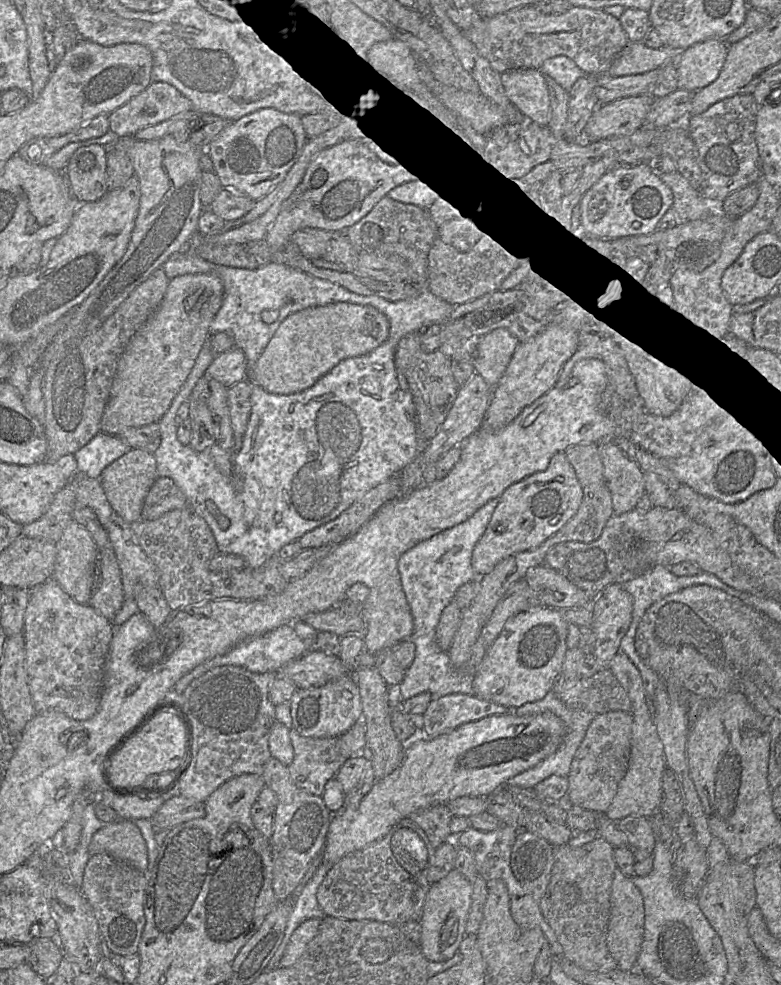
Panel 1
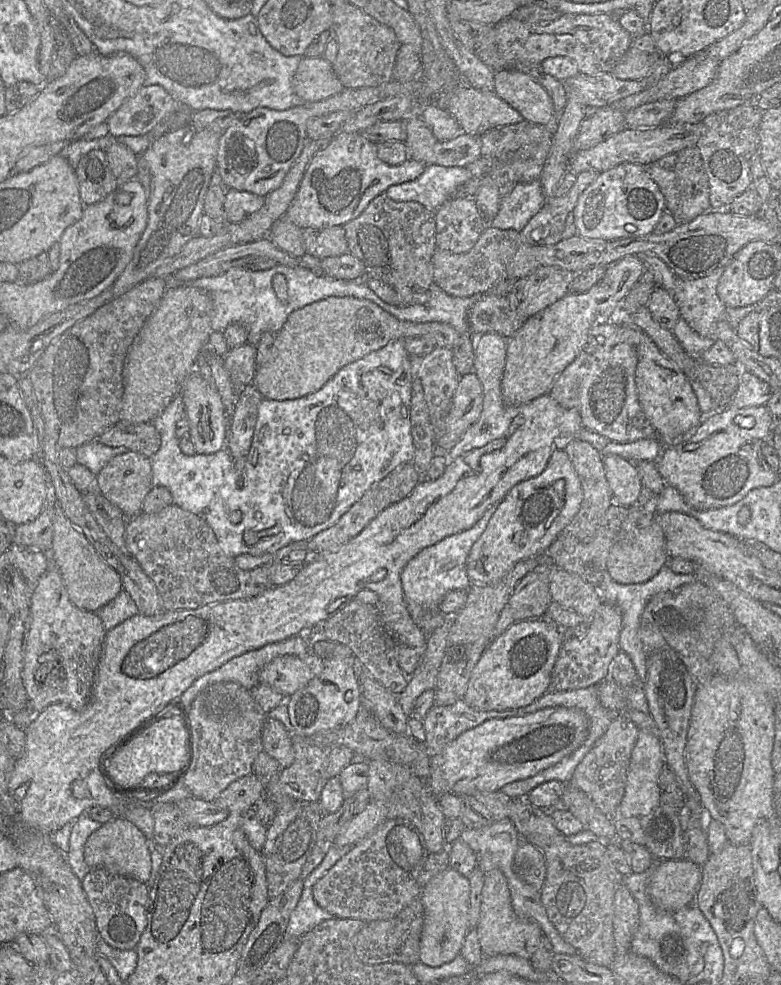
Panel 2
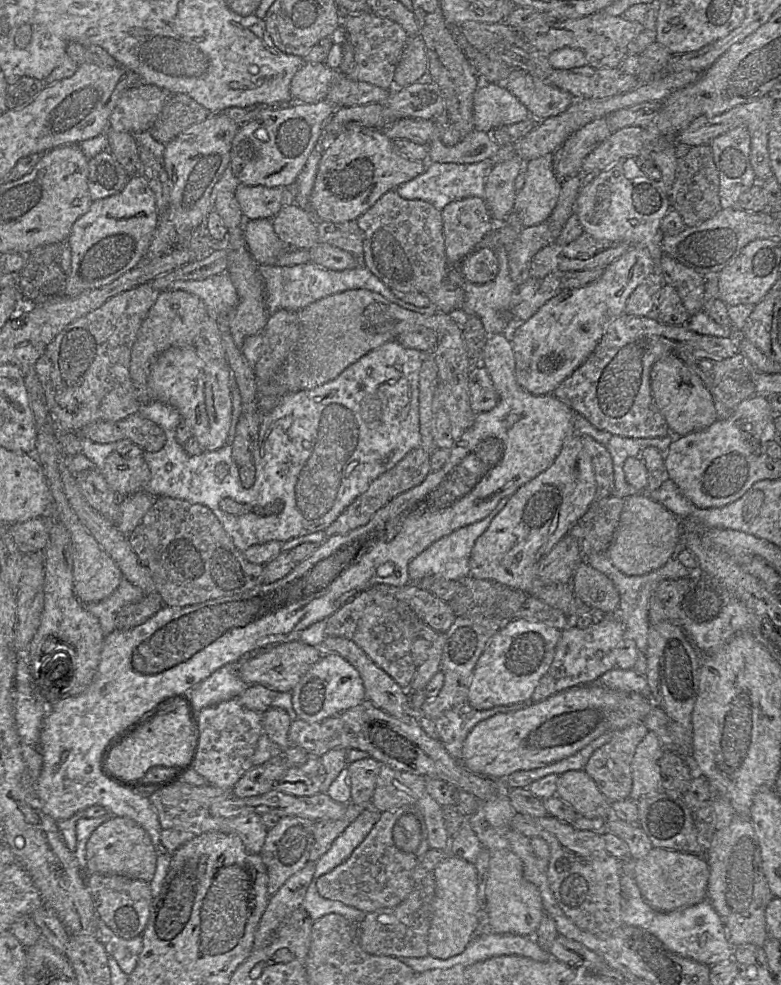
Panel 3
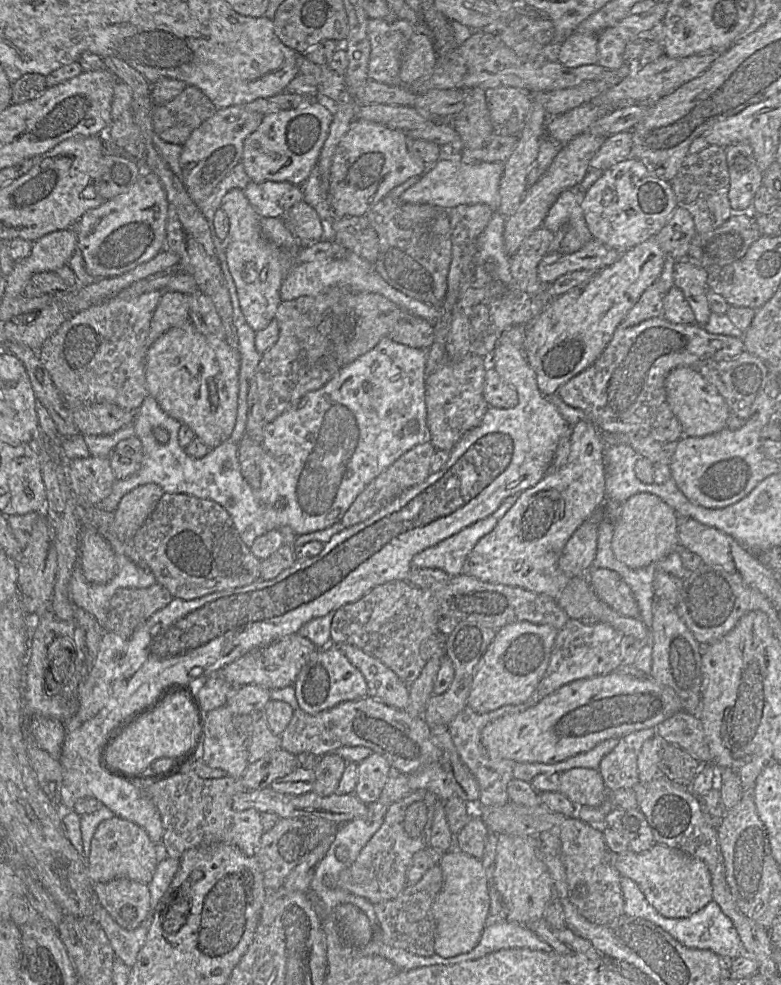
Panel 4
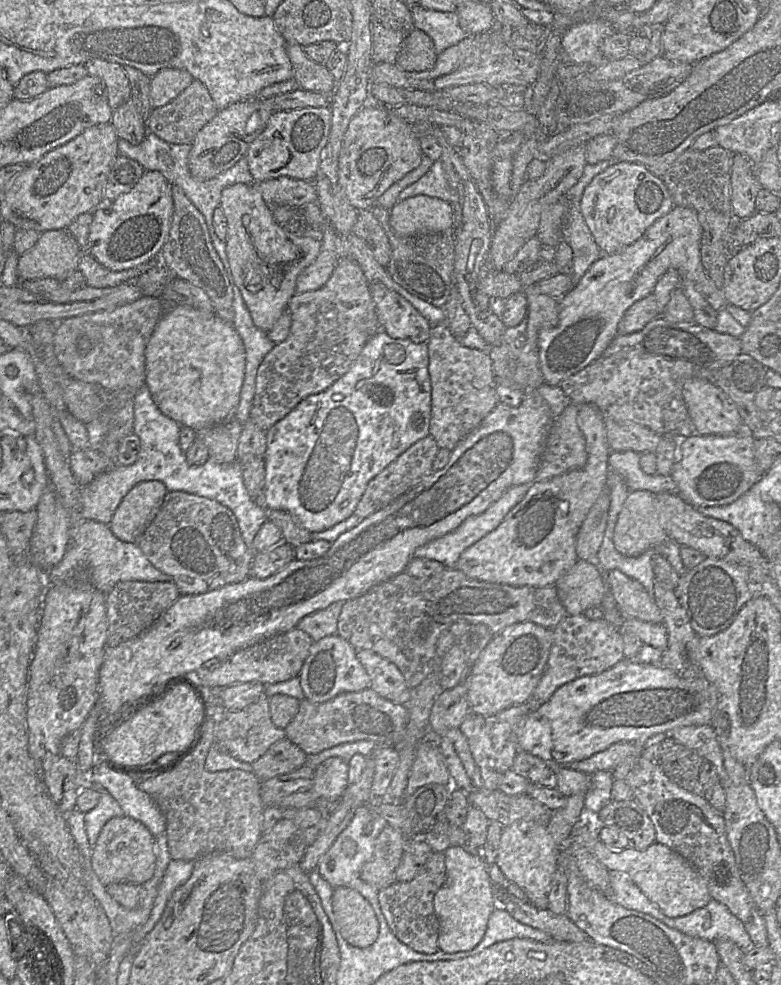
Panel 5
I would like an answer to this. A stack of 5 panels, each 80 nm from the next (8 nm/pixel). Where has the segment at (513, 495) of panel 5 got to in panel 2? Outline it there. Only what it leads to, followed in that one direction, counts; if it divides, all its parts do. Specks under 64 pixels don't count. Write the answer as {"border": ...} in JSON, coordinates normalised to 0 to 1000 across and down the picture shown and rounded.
{"border":[[[634,510],[629,513],[604,535],[572,544],[560,551],[540,557],[522,570],[513,581],[513,592],[520,612],[525,608],[547,618],[562,619],[572,601],[581,598],[599,598],[604,594],[597,581],[598,565],[607,551],[622,537],[640,510]]]}

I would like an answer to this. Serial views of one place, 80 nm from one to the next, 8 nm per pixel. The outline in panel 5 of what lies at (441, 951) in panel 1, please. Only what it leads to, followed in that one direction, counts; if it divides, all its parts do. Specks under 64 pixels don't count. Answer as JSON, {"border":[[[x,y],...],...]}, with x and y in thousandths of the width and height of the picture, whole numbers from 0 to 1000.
{"border":[[[576,859],[567,866],[571,893],[554,914],[562,934],[561,961],[570,968],[602,965],[617,954],[626,931],[638,920],[626,889],[626,880],[616,868],[604,867],[589,859]]]}

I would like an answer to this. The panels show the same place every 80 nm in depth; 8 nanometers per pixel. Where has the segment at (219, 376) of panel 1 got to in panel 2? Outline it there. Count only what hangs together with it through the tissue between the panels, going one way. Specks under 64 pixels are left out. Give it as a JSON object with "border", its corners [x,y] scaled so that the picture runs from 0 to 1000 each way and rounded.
{"border":[[[312,348],[296,353],[287,360],[287,372],[303,392],[314,393],[325,386],[329,376],[329,352]]]}

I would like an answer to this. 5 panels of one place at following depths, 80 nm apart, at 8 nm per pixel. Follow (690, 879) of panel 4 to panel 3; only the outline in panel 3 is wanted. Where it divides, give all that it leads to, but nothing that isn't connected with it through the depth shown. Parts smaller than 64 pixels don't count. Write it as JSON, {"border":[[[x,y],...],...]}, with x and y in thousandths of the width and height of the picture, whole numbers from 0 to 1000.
{"border":[[[836,860],[821,872],[799,874],[796,886],[812,891],[826,916],[844,927],[869,926],[904,914],[908,880],[903,870],[891,867]]]}

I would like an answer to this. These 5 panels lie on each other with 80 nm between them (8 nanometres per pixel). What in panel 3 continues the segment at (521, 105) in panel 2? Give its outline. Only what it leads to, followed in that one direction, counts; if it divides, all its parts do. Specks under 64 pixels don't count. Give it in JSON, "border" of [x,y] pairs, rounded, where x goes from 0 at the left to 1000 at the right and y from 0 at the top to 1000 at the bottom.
{"border":[[[659,69],[654,72],[645,84],[636,85],[644,85],[658,97],[661,97],[663,102],[675,109],[680,119],[688,123],[694,123],[723,114],[738,103],[738,101],[729,93],[699,85],[671,71],[663,69]]]}

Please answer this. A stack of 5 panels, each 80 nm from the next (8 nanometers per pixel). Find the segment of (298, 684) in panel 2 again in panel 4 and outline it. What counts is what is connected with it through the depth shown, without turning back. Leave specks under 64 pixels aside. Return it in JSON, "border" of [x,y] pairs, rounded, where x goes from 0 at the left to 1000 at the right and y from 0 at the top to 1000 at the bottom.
{"border":[[[375,643],[306,667],[283,679],[282,684],[297,698],[319,694],[344,701],[364,698],[376,695],[380,685],[406,659],[394,648]]]}

